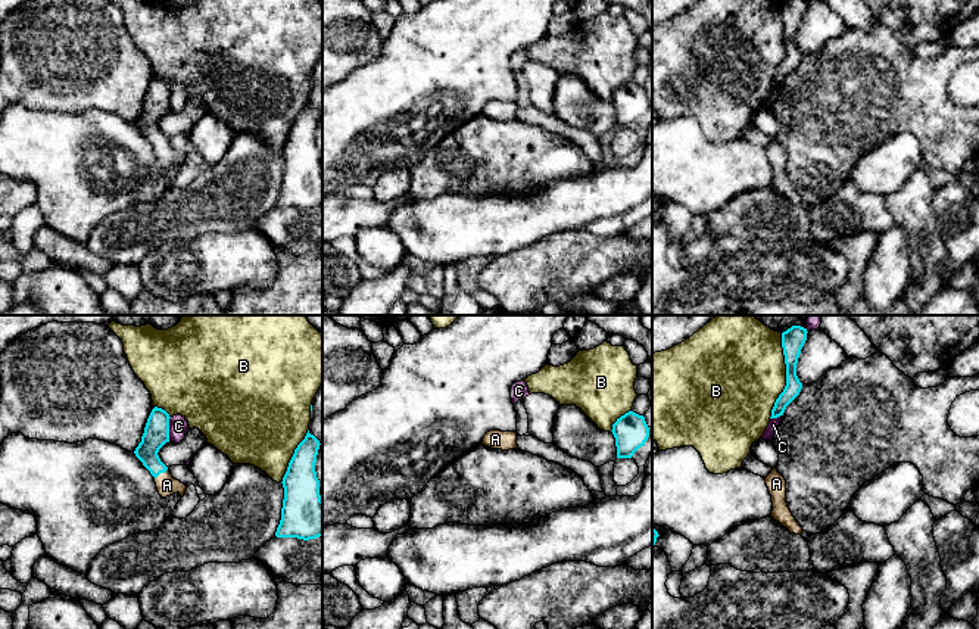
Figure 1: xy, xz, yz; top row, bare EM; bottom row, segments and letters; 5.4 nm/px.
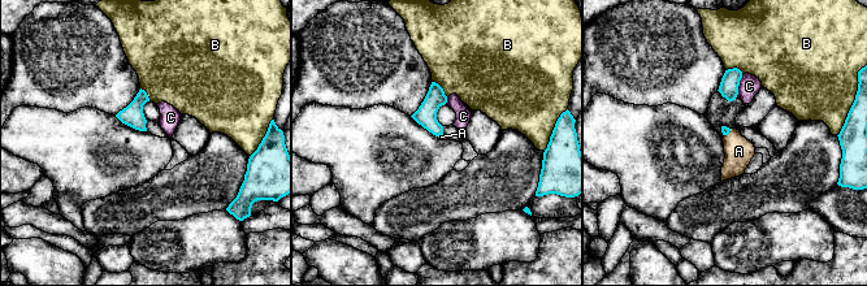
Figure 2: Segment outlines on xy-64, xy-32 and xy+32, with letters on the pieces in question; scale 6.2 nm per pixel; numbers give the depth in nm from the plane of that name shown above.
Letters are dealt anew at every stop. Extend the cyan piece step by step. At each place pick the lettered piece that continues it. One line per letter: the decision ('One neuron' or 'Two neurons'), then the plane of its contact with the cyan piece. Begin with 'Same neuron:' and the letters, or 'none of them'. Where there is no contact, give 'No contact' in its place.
Same neuron: A
A: One neuron. Touches cyan in xy
B: Two neurons. Touches cyan in yz
C: Two neurons. Touches cyan in xy

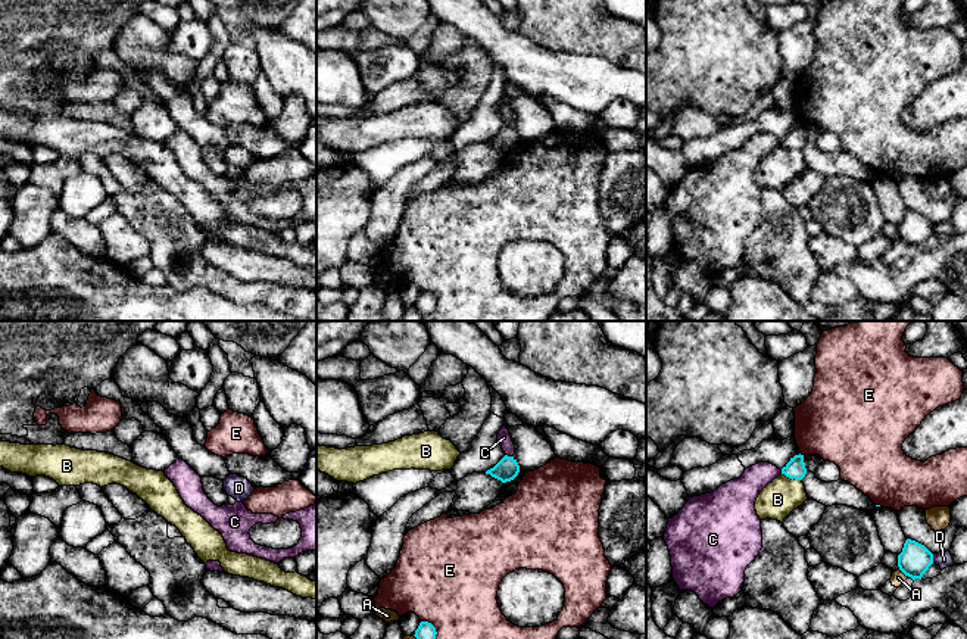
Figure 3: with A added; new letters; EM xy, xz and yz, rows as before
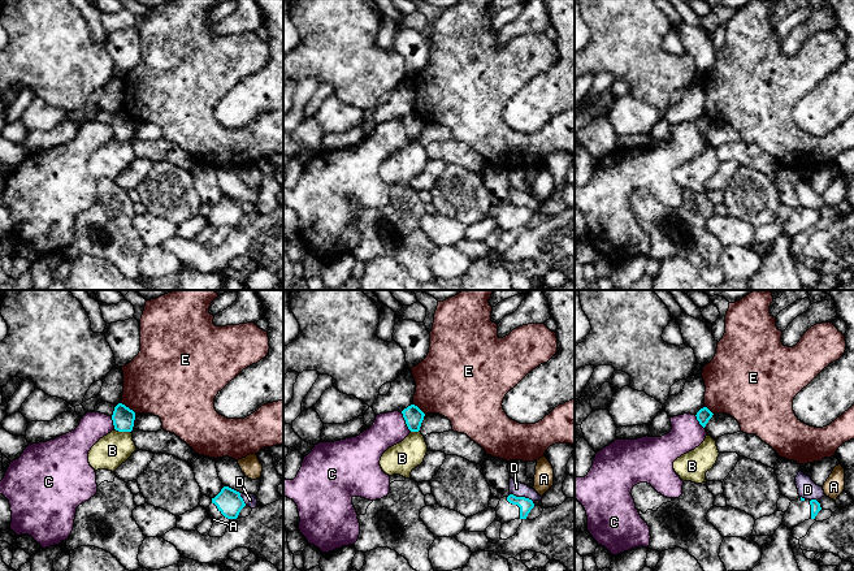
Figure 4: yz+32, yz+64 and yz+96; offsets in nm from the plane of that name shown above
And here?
Same neuron: none of them
A: Two neurons. Touches cyan in yz
B: Two neurons. Touches cyan in yz
C: Two neurons. Touches cyan in xz
D: Two neurons. Touches cyan in yz
E: Two neurons. Touches cyan in xz

